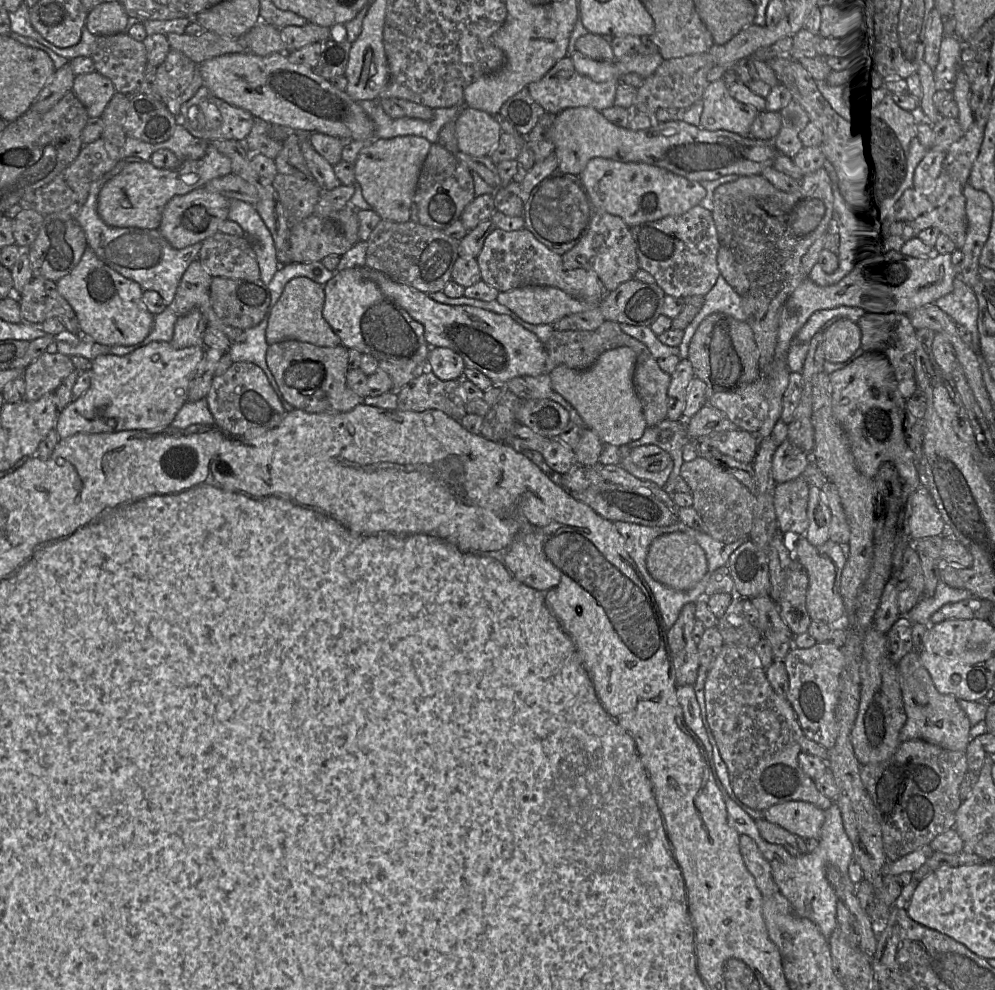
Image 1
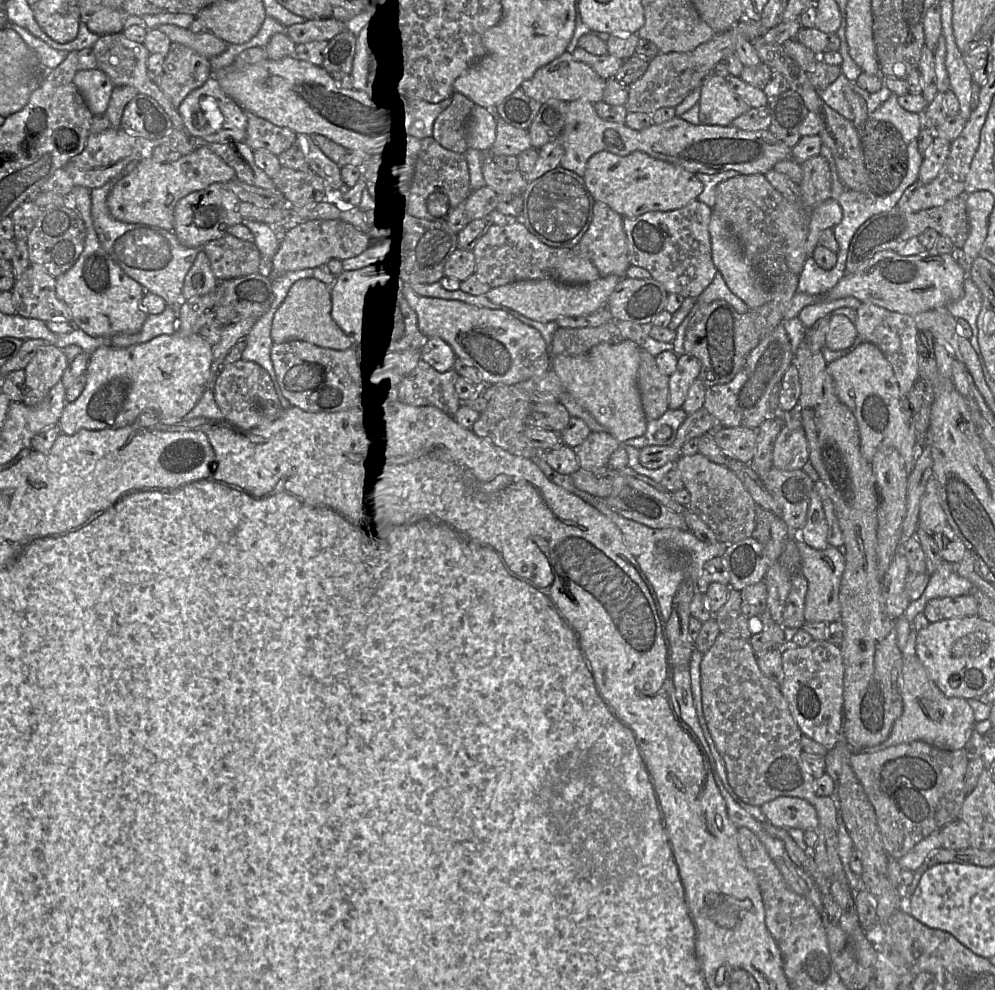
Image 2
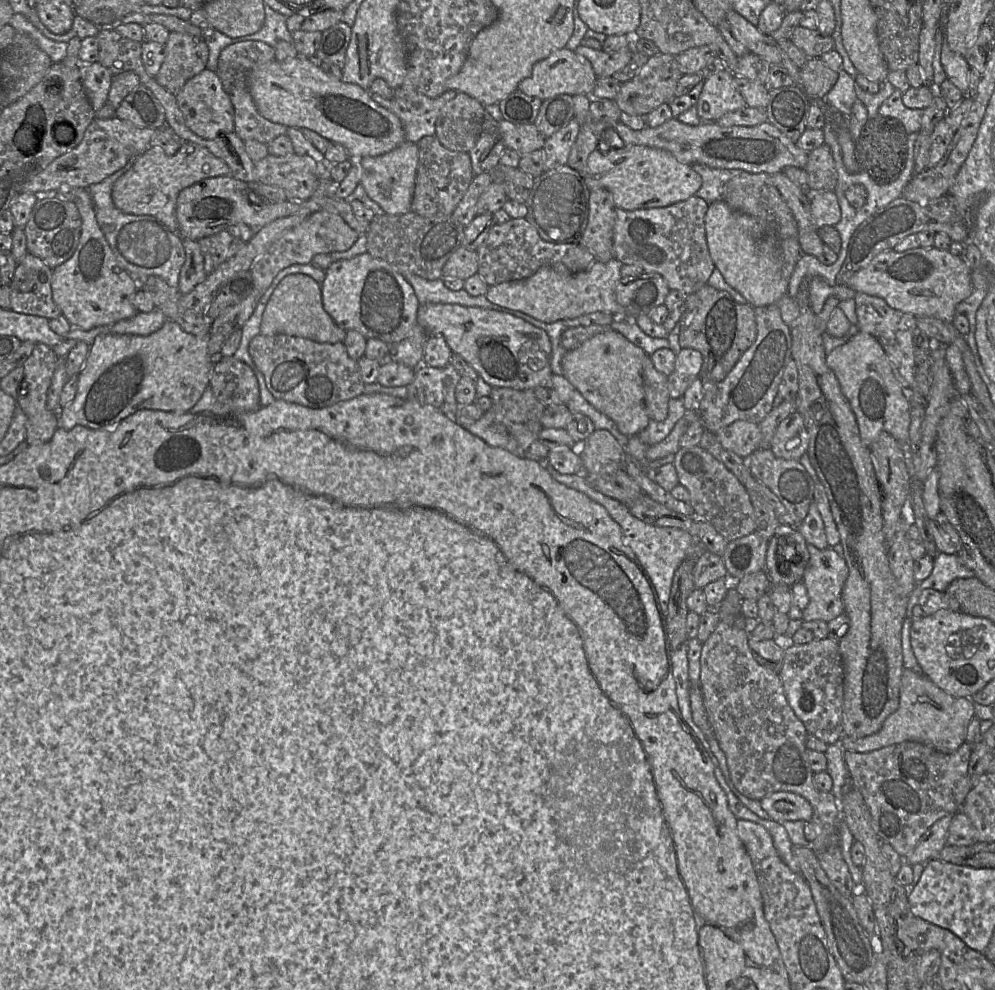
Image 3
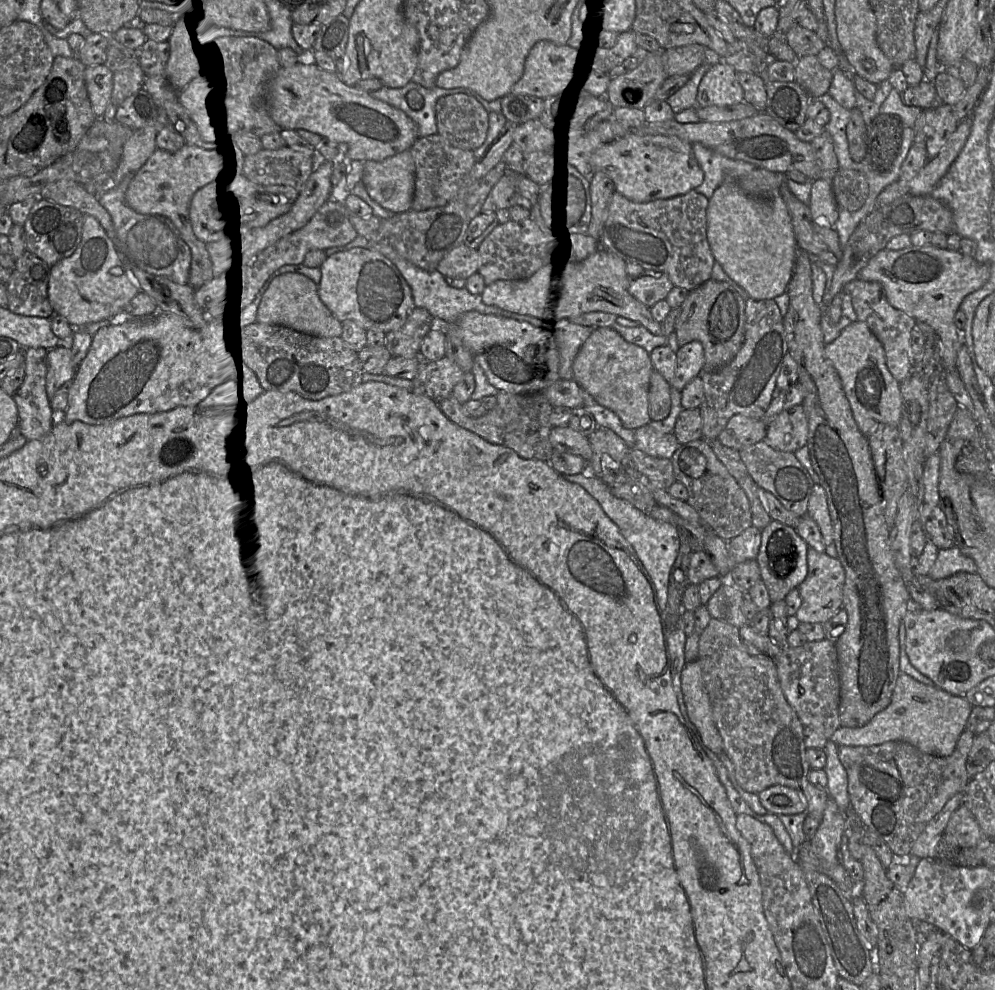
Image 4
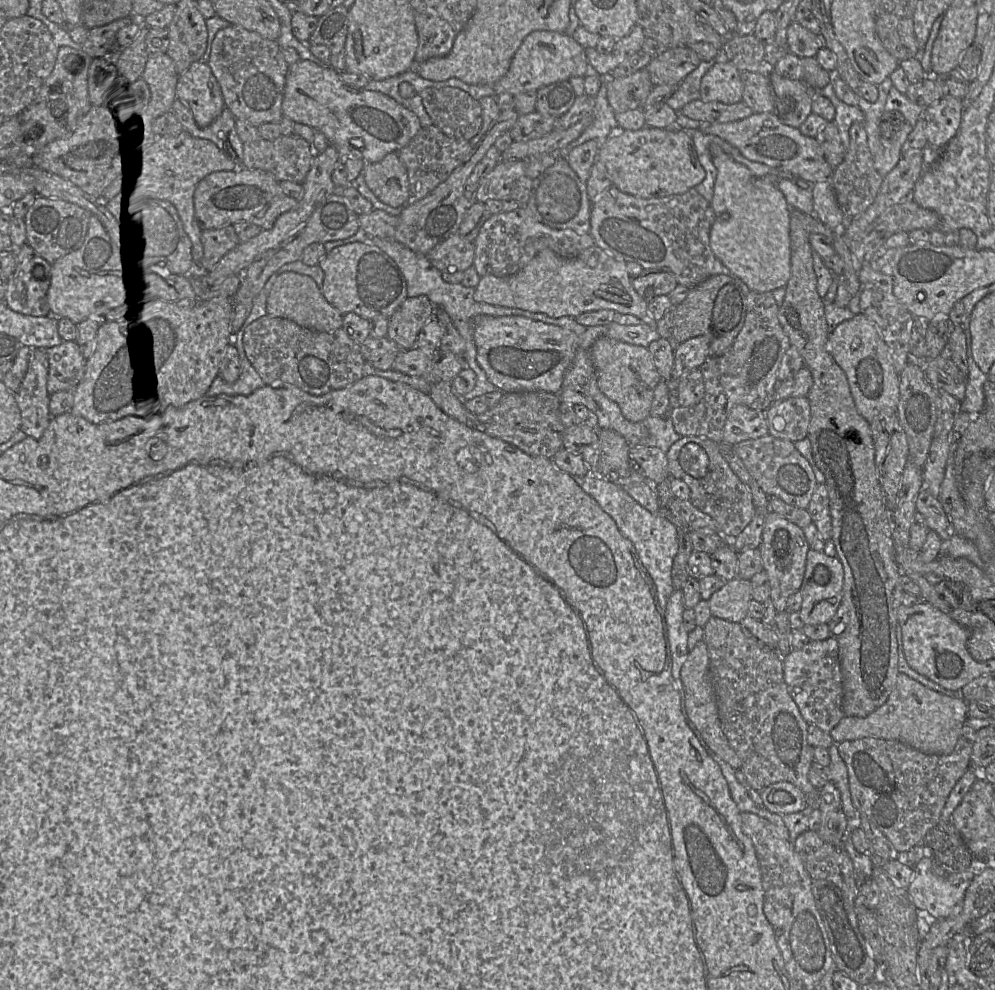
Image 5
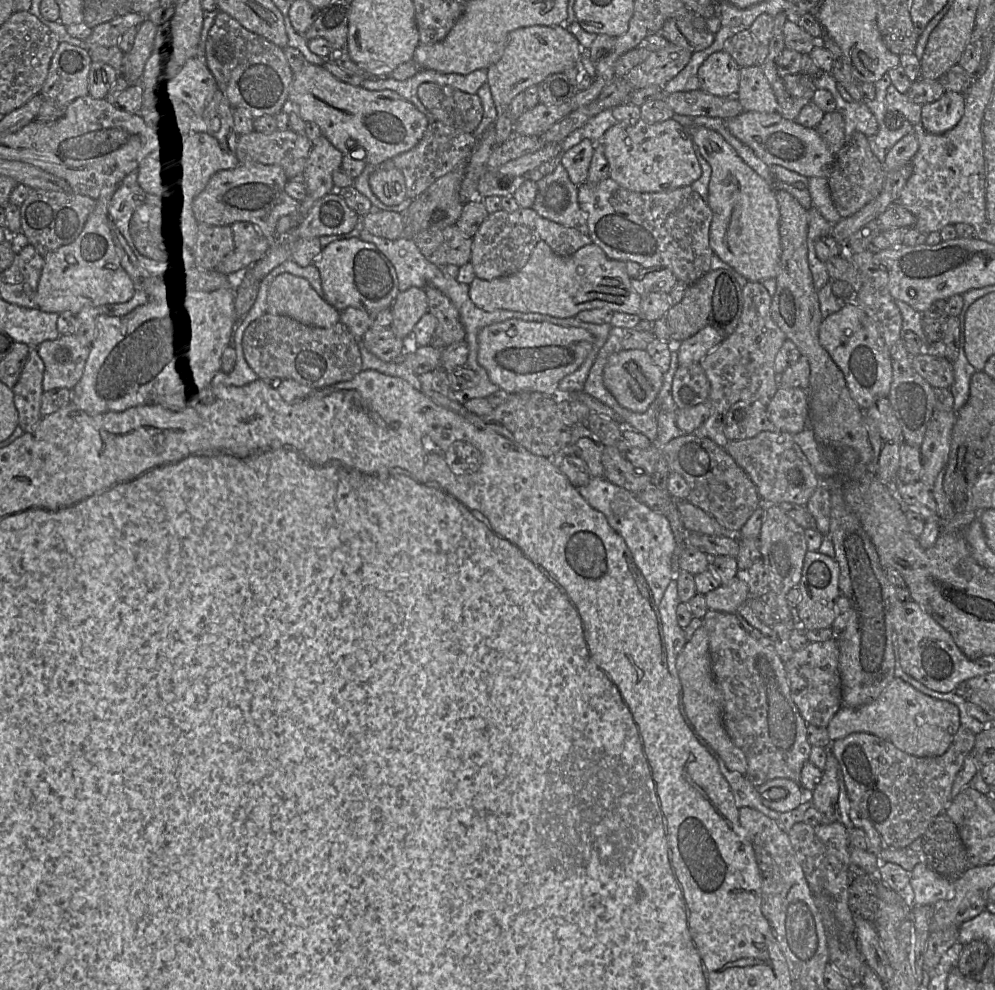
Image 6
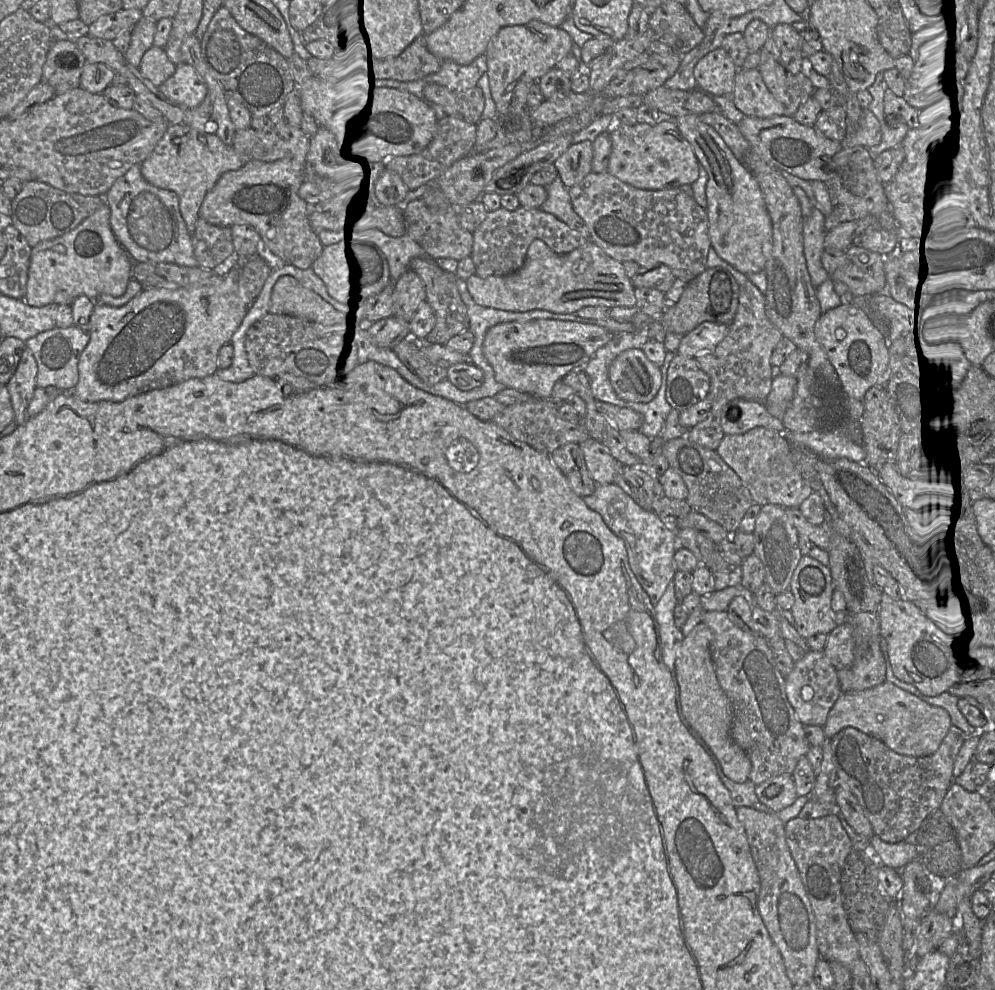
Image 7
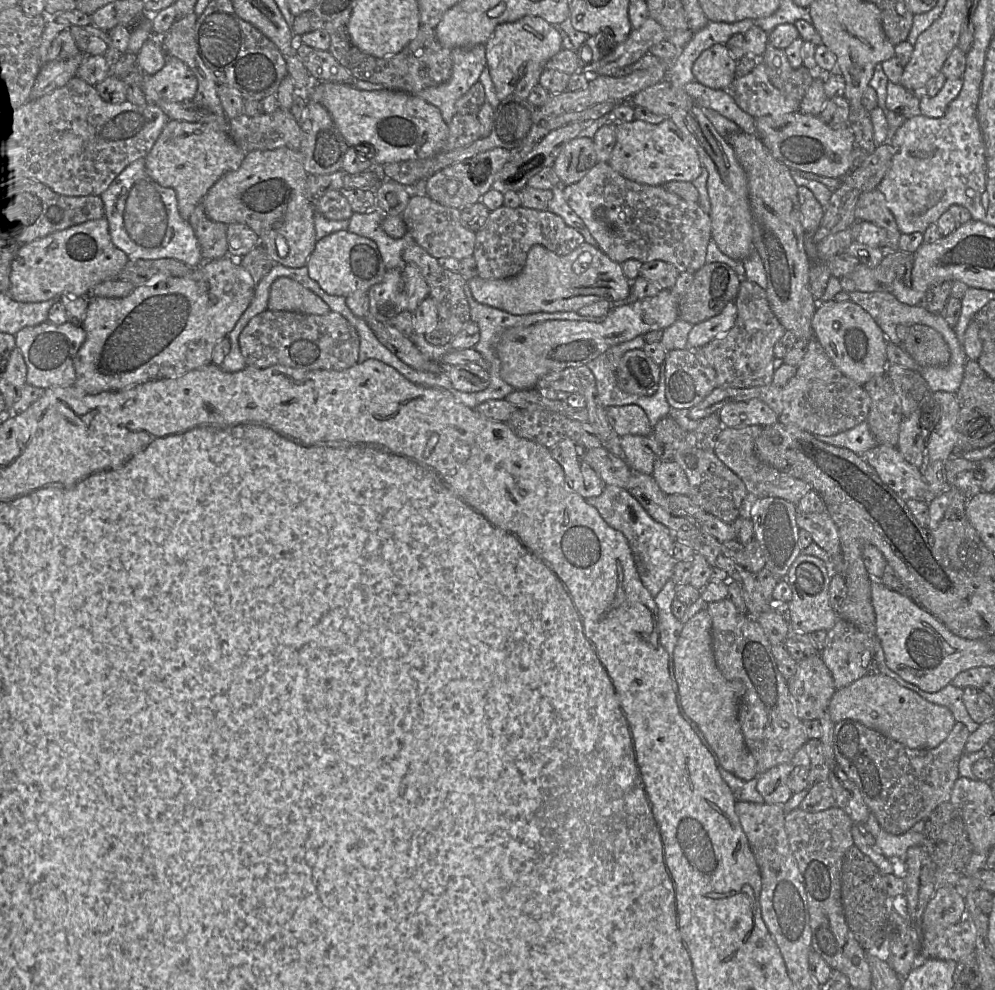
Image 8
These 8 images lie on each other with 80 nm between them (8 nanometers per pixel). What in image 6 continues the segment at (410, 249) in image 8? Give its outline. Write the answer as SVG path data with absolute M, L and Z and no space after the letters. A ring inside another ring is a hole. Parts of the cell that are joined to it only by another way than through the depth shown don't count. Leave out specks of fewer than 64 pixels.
M426 286L423 289L428 298L429 312L438 320L430 345L443 349L453 343L465 340L466 331L452 301L435 287Z

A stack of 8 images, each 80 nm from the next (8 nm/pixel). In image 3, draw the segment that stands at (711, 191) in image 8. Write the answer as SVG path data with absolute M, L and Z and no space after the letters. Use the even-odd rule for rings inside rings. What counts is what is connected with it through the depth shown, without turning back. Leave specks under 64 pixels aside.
M723 200L709 204L705 215L705 231L709 254L715 267L751 306L777 304L788 293L790 277L803 254L797 237L771 244L755 218L732 210Z

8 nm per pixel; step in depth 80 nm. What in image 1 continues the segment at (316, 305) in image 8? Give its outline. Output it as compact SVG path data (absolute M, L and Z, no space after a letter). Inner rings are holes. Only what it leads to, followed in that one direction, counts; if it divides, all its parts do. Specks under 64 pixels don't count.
M307 277L291 279L285 285L279 300L270 311L265 330L267 345L285 340L298 340L323 347L340 345L341 339L323 317L324 303L324 286Z

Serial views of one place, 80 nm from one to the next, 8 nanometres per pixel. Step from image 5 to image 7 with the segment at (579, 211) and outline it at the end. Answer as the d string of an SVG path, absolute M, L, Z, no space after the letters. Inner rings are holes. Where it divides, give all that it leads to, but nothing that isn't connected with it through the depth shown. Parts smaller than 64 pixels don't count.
M558 175L552 183L545 187L547 199L541 205L540 209L544 212L553 214L563 221L567 226L590 240L589 229L584 220L574 211L567 188Z

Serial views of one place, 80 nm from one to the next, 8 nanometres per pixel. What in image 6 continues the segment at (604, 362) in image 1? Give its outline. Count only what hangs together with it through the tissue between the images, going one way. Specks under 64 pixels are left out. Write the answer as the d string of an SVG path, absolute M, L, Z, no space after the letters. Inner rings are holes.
M629 349L612 354L603 369L603 383L606 389L624 408L644 413L655 401L661 390L663 372L655 365L646 350Z

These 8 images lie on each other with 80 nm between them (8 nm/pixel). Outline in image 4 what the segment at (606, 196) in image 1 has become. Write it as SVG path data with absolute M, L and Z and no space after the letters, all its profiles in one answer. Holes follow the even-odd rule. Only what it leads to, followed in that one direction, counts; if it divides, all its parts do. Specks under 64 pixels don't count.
M630 133L598 147L591 155L590 168L591 173L605 173L613 181L615 191L639 203L686 194L701 185L704 179L692 144L676 136Z

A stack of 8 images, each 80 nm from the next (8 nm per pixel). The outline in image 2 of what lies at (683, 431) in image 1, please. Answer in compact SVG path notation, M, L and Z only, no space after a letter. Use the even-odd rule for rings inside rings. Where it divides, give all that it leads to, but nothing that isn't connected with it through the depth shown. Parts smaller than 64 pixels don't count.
M668 409L660 418L649 420L645 433L621 443L640 450L646 446L665 446L673 443L677 430L686 419L686 412L680 409Z

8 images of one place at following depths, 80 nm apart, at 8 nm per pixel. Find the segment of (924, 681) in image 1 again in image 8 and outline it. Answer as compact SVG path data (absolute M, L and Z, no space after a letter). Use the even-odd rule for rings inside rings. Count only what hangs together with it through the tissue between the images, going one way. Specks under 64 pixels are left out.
M867 674L851 685L836 690L828 713L834 724L854 720L911 749L937 747L956 724L948 708L928 702L884 674Z

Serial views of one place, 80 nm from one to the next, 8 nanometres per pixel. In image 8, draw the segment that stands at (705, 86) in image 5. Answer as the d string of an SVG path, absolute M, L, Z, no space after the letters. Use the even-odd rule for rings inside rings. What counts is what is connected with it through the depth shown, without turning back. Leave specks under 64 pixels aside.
M715 44L694 62L694 81L712 89L728 90L736 79L737 63L725 44Z

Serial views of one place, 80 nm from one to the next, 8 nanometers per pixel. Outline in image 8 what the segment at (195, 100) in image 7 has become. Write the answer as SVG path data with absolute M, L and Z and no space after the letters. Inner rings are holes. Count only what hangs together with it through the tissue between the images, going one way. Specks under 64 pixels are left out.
M176 57L166 58L164 67L153 75L143 75L141 89L145 95L148 105L155 105L159 100L167 101L189 101L193 100L198 88L198 80L190 68Z

